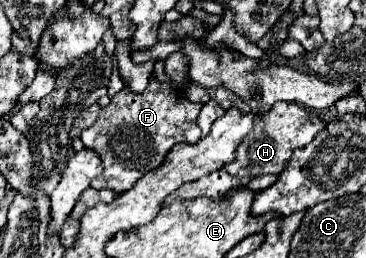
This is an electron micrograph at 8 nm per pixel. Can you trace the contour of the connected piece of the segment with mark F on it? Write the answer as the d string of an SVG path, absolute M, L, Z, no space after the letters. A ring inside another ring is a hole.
M150 77L144 93L136 95L124 87L112 97L110 105L100 111L96 123L80 135L84 147L92 149L104 165L102 175L92 181L92 187L110 189L120 195L132 189L134 183L148 171L156 169L176 143L196 143L202 137L196 123L200 107L202 105L192 103L186 97L178 97L176 89L170 89L154 77Z

